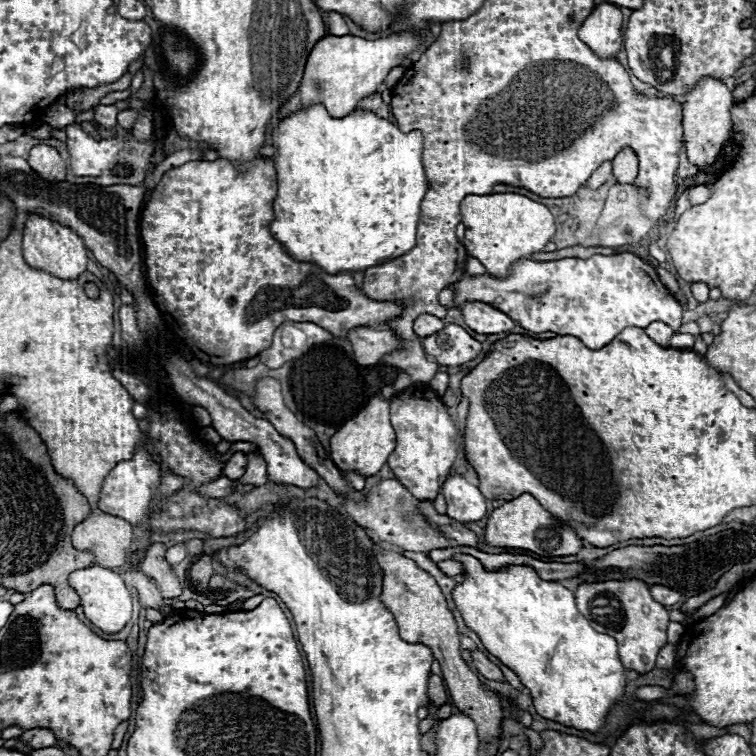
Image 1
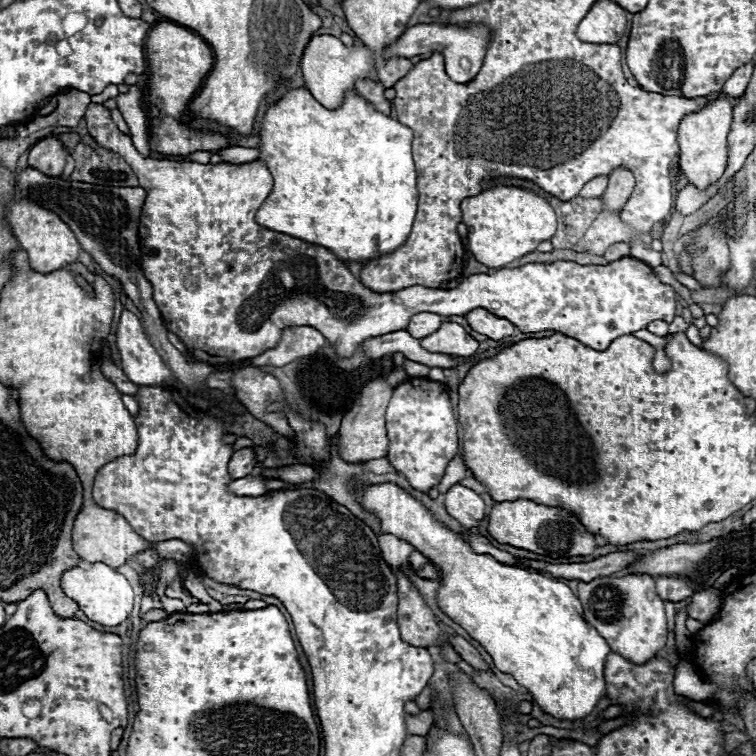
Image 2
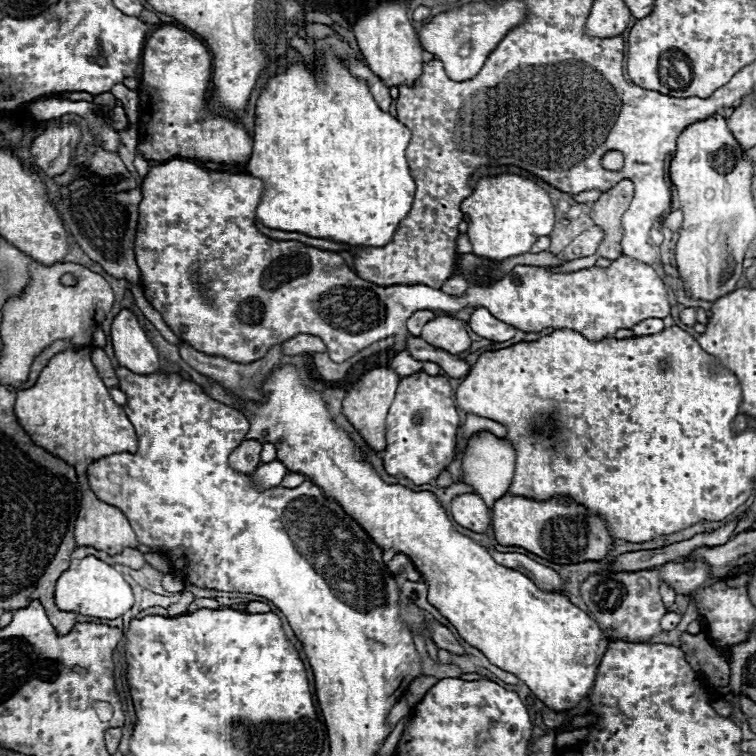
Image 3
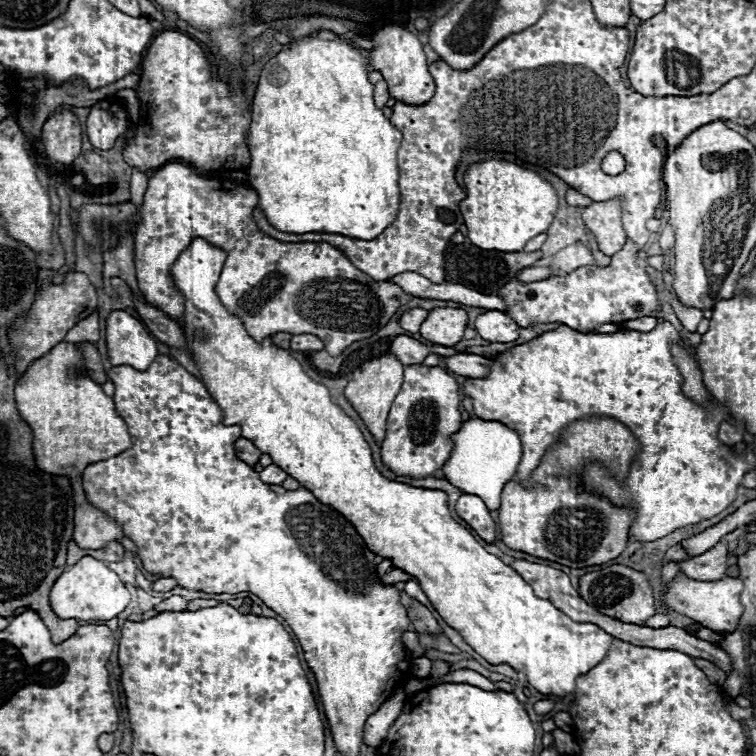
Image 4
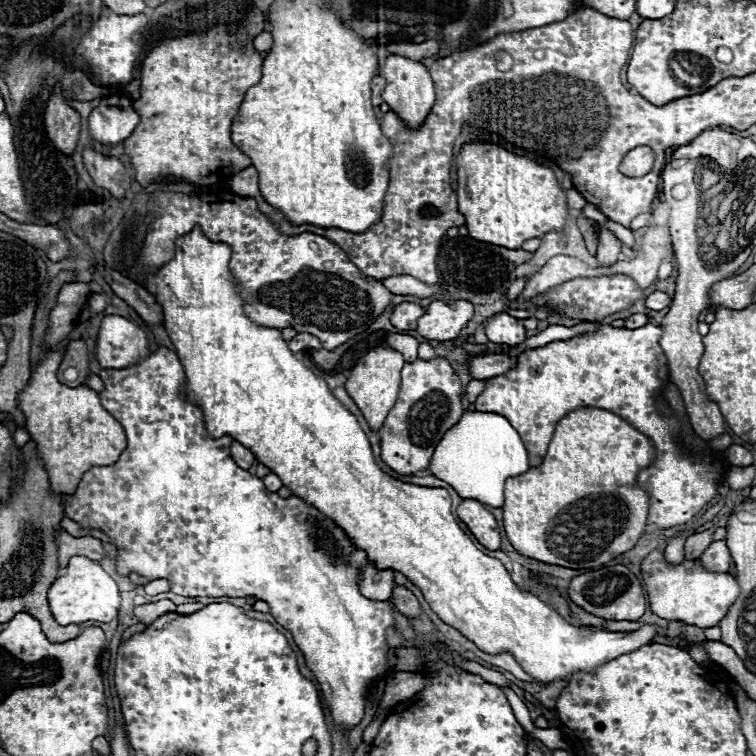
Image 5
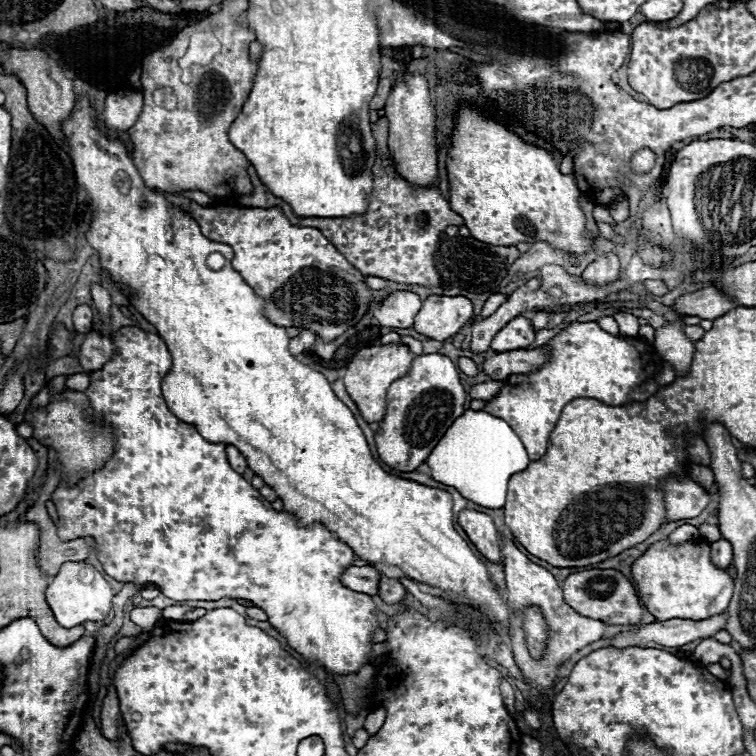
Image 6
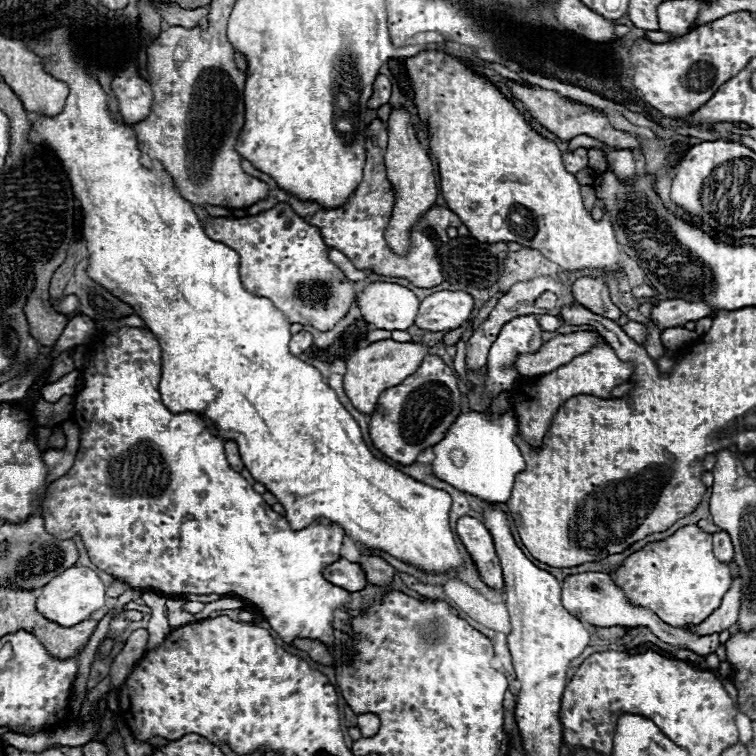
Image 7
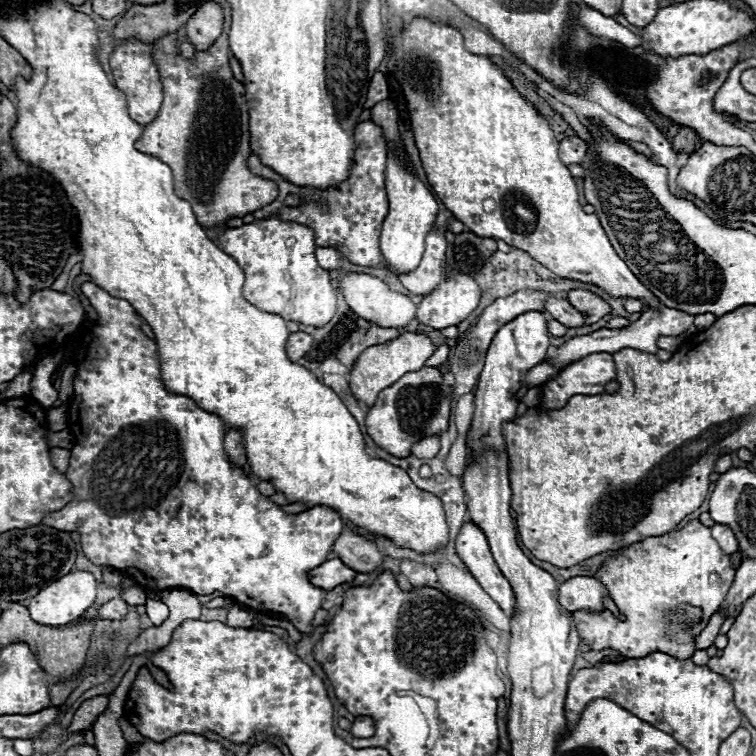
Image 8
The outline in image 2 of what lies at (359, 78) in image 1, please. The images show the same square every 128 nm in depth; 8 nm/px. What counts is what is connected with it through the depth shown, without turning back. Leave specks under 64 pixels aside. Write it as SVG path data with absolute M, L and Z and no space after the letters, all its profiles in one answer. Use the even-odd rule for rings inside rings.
M416 24L408 28L408 32L392 46L384 50L384 56L418 56L426 52L440 52L444 56L446 64L446 74L454 82L470 82L482 68L482 60L486 56L486 48L490 44L492 30L484 24L466 24L466 26L452 26L452 24ZM312 36L310 42L304 48L302 54L302 72L306 88L312 92L312 96L326 108L340 106L340 100L344 98L344 92L354 88L356 78L374 78L376 66L372 52L366 46L352 46L350 50L340 42L336 36Z

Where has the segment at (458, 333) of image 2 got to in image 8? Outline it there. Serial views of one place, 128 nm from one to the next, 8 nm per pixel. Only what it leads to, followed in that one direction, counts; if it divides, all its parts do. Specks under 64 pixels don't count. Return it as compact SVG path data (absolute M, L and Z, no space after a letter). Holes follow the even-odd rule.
M456 274L444 282L440 282L432 292L428 292L418 304L416 318L432 326L434 330L442 330L448 326L456 326L466 320L480 302L480 286L472 274Z

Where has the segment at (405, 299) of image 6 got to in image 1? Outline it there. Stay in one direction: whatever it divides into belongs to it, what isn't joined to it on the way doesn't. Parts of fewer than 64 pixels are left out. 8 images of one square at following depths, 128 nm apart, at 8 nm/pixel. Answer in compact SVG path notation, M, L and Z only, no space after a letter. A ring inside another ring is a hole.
M420 314L416 320L414 320L414 332L418 338L424 338L424 336L430 336L432 332L438 332L440 328L444 328L444 322L432 314Z

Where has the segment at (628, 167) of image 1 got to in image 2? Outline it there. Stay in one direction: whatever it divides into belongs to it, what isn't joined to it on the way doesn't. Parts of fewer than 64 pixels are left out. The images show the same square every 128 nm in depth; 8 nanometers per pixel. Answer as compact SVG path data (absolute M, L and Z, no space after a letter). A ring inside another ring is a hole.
M618 168L616 172L612 172L608 188L602 194L604 210L620 212L624 208L624 204L628 202L628 198L632 196L632 190L634 190L634 176L632 176L632 172L628 172L626 168Z

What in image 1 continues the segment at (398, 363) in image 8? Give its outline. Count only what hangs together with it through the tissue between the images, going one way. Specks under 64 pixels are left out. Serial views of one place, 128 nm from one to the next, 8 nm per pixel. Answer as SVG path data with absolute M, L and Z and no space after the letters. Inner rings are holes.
M374 394L368 404L330 438L330 458L342 472L354 470L362 476L372 476L386 464L394 446L396 438L388 418L388 402L382 398L382 394Z

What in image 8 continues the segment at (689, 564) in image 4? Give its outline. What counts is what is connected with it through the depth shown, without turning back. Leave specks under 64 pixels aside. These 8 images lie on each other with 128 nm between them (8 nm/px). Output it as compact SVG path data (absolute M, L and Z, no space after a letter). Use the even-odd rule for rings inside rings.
M714 524L712 526L712 536L714 536L714 540L720 544L720 548L726 554L734 554L738 550L738 540L736 540L734 532L730 530L730 526L726 526L726 524Z

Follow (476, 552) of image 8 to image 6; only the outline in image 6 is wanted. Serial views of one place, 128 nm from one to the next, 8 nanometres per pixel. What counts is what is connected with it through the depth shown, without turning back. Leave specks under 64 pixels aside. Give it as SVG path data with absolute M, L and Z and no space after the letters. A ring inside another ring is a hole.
M462 510L458 516L458 524L486 560L500 562L500 536L488 514L476 510Z

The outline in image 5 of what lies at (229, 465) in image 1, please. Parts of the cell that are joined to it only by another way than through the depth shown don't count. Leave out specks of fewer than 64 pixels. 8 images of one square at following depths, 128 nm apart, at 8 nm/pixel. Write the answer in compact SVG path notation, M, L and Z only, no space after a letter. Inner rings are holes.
M232 442L232 446L230 446L230 456L232 456L234 462L236 462L240 468L244 468L244 470L248 470L248 468L252 466L252 462L254 462L254 454L252 454L248 448L244 448L242 444L238 444L238 442Z

